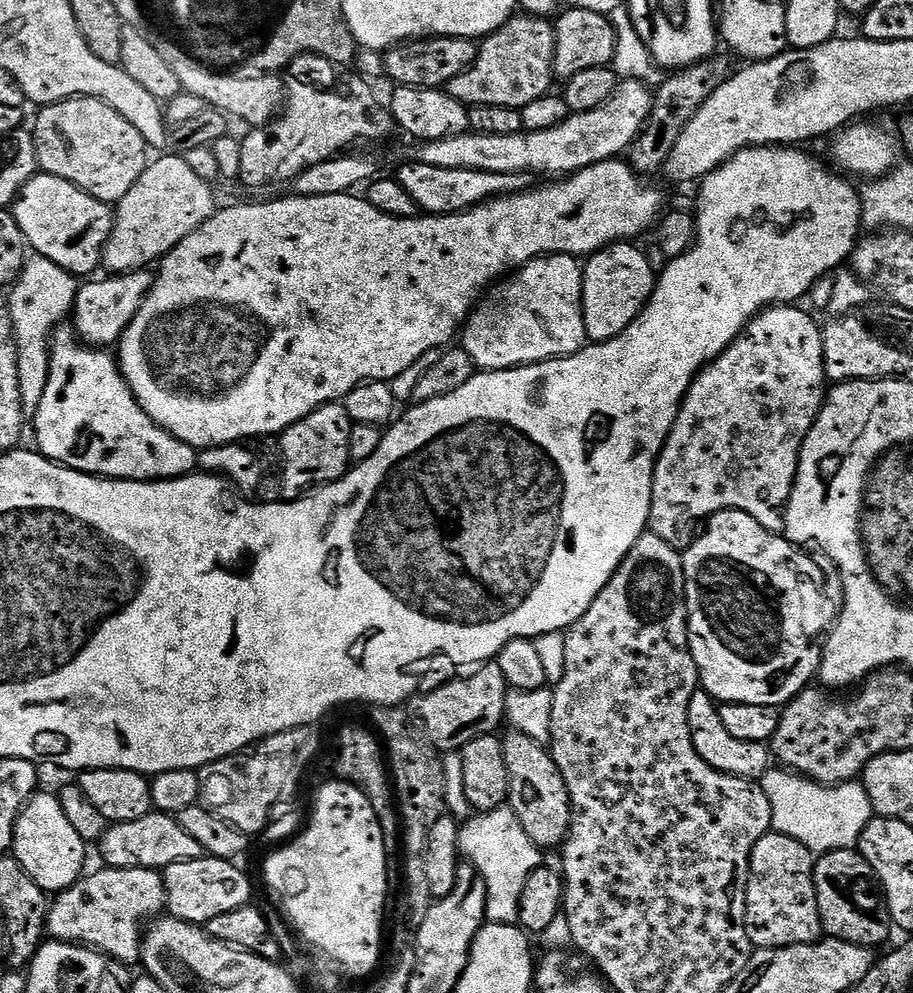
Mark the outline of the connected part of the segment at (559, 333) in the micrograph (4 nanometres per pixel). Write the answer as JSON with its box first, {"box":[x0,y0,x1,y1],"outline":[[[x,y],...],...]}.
{"box":[462,254,586,372],"outline":[[[563,254],[536,257],[501,279],[471,309],[462,328],[464,352],[477,369],[490,372],[574,355],[586,344],[583,289],[584,269],[577,257]]]}

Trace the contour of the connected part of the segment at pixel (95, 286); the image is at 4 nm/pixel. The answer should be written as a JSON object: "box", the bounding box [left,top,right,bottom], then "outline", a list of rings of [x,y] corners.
{"box":[74,270,153,350],"outline":[[[148,270],[122,272],[107,277],[109,280],[89,279],[81,283],[76,290],[76,306],[74,309],[74,332],[85,345],[101,350],[115,345],[130,322],[138,314],[142,302],[152,289],[153,273]]]}

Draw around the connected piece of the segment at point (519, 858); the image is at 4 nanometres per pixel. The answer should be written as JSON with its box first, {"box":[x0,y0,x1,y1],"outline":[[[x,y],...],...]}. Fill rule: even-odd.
{"box":[460,806,542,925],"outline":[[[508,806],[473,815],[465,821],[460,829],[460,842],[463,855],[479,867],[486,882],[487,919],[493,924],[519,925],[522,886],[526,886],[526,878],[541,867],[542,849],[526,834],[526,830],[522,830],[522,822],[518,822],[515,812]]]}

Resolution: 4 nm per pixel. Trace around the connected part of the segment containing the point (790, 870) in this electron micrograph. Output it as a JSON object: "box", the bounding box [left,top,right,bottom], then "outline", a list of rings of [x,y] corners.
{"box":[746,830,821,950],"outline":[[[770,830],[752,847],[752,865],[748,868],[746,926],[750,942],[756,950],[815,944],[821,939],[814,853],[802,846],[802,842]]]}

